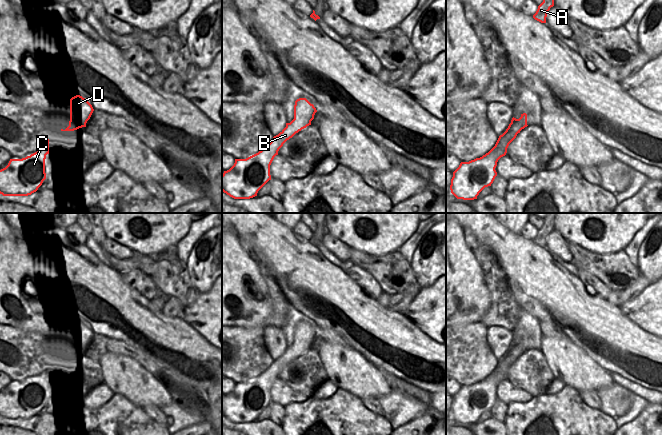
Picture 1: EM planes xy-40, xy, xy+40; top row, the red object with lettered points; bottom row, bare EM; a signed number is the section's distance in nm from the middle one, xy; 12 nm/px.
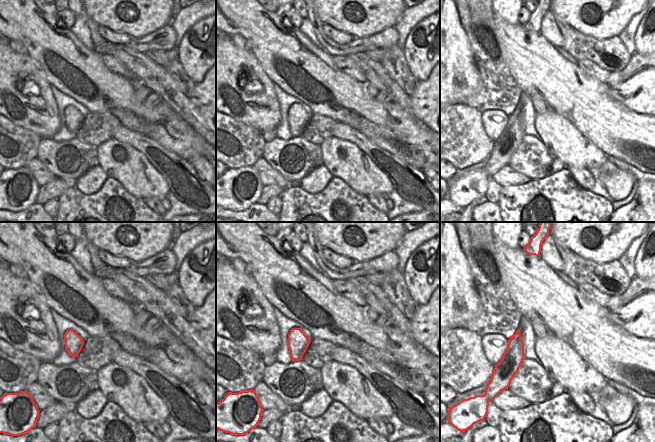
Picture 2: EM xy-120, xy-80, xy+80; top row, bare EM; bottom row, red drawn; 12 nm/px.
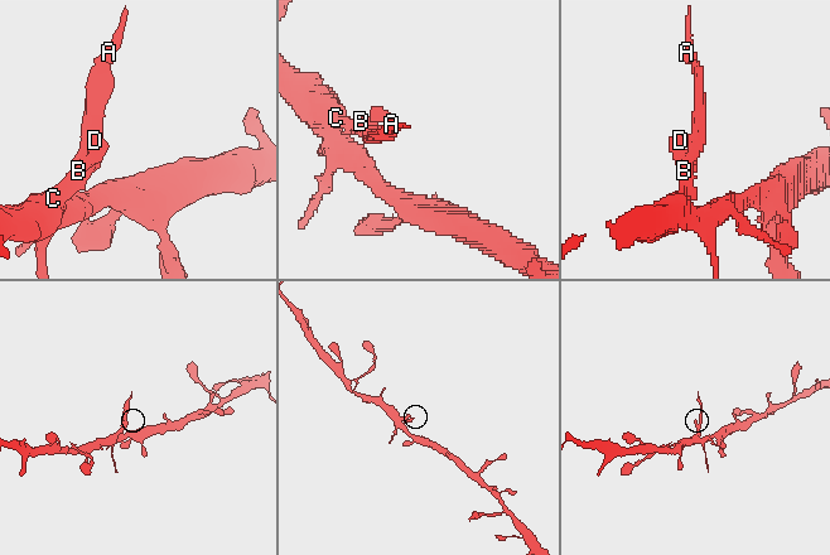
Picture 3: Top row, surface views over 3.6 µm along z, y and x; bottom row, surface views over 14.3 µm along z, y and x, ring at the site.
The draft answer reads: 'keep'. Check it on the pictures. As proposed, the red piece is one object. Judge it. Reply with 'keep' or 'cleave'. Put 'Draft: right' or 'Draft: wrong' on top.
Draft: wrong
cleave

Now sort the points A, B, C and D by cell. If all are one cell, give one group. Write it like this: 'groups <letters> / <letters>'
groups A / B C D

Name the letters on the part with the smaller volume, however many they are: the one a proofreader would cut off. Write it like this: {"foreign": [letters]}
{"foreign": ["A"]}

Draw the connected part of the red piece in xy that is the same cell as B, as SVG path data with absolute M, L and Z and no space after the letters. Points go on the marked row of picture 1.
M299 98L294 105L294 119L272 141L258 153L246 158L235 159L234 165L222 174L222 191L234 199L250 199L257 196L258 191L271 180L270 165L283 144L296 133L311 125L317 112L313 104L306 98Z

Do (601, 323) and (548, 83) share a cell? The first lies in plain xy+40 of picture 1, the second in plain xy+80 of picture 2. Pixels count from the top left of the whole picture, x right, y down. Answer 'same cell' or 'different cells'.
same cell

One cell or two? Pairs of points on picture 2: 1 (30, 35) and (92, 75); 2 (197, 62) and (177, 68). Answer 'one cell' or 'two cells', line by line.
1: one cell
2: two cells

